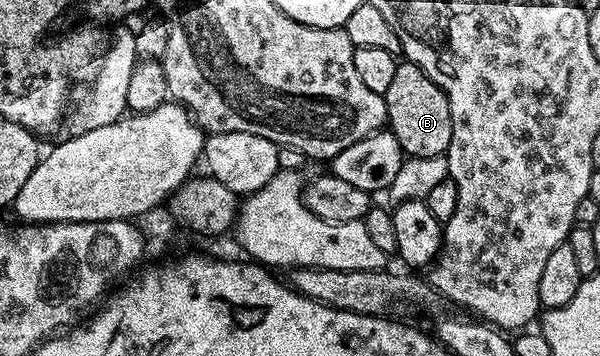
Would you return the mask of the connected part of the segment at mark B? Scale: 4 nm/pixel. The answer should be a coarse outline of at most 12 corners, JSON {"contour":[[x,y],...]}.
{"contour":[[398,63],[387,128],[406,157],[444,156],[451,106],[419,66]]}

